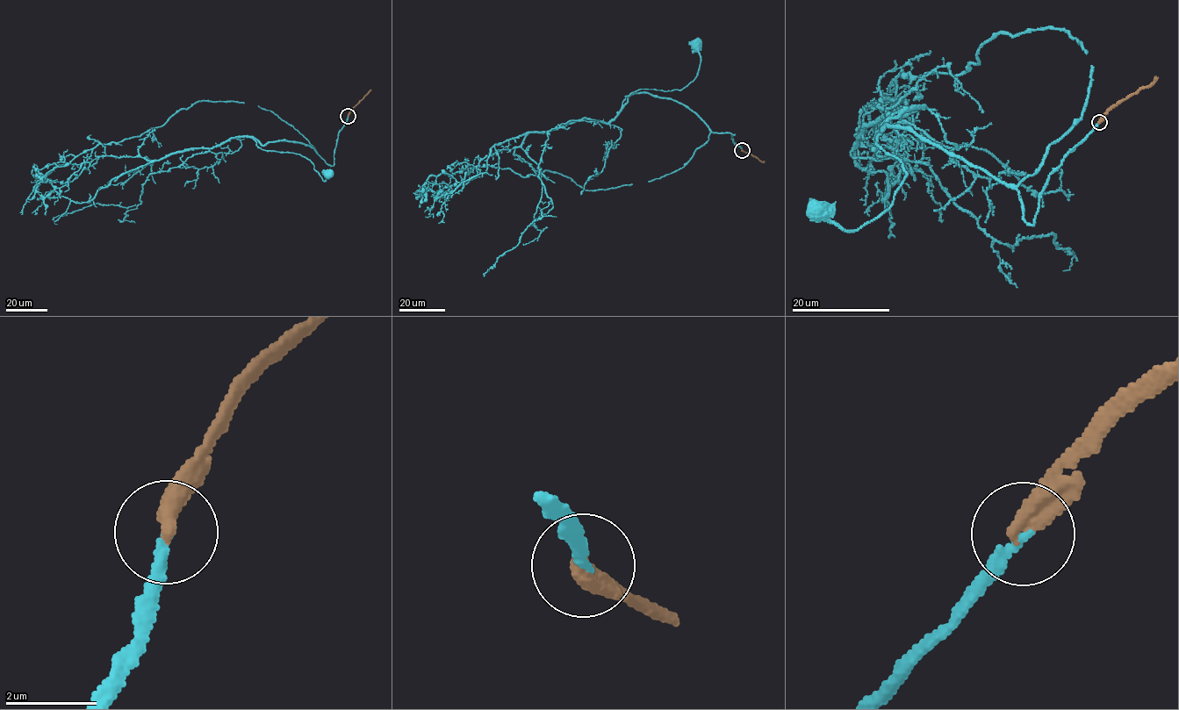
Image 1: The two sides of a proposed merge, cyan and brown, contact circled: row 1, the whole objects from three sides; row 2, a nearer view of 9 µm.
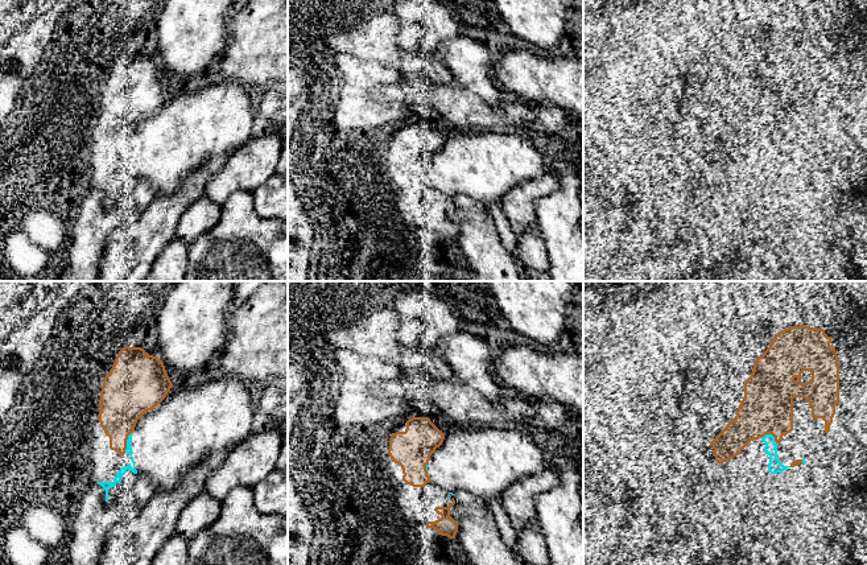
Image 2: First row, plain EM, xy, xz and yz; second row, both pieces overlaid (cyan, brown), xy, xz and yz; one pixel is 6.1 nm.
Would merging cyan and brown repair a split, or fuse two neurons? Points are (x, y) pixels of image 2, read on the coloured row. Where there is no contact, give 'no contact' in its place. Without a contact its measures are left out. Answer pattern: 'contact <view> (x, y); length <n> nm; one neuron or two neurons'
contact xy (127, 442); length 130 nm; one neuron

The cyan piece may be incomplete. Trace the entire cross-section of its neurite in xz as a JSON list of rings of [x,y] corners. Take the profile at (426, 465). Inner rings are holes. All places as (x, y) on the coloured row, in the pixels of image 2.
[[[412,417],[404,432],[392,433],[388,454],[402,469],[402,481],[413,487],[434,483],[428,475],[430,455],[445,440],[429,417]]]

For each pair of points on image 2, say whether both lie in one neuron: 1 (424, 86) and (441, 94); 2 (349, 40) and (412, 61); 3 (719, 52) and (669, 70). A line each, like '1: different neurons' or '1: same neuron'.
1: same neuron
2: same neuron
3: different neurons

